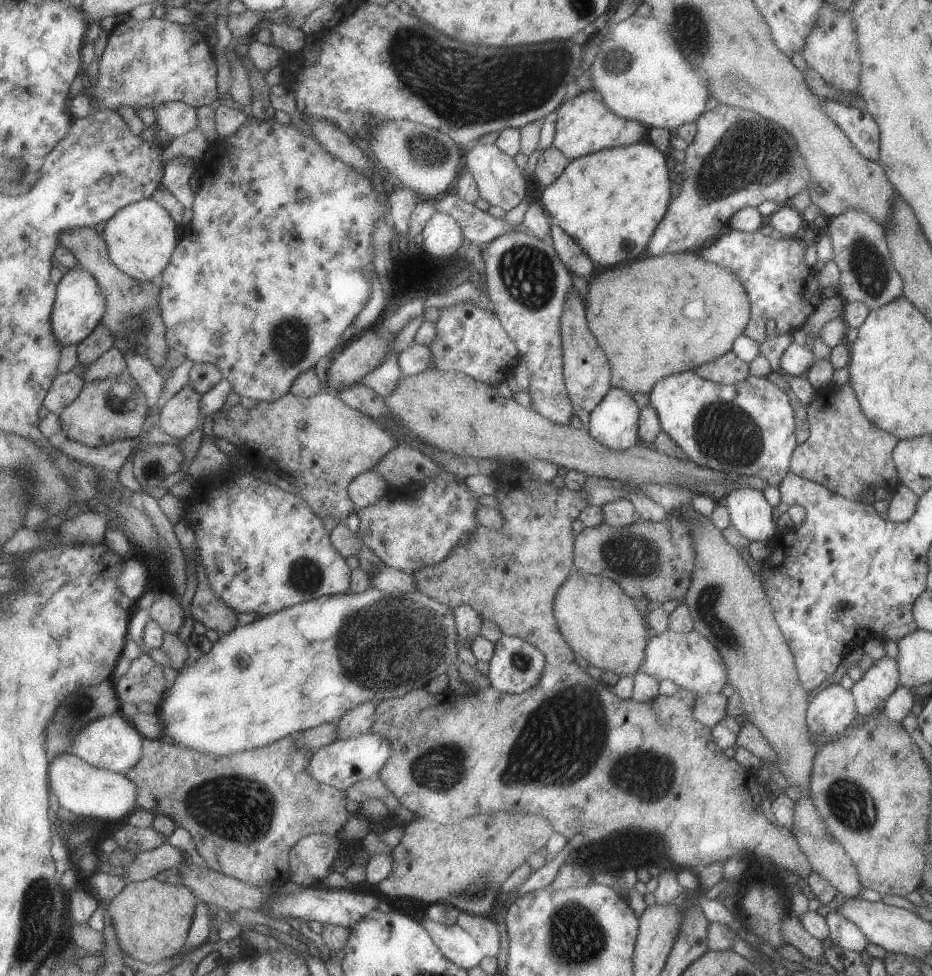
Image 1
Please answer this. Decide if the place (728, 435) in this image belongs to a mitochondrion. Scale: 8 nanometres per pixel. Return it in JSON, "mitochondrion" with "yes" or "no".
{"mitochondrion":"yes"}

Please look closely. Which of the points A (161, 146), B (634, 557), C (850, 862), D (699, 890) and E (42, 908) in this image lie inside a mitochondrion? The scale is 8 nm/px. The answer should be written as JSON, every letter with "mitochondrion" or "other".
{"A":"other","B":"mitochondrion","C":"other","D":"other","E":"mitochondrion"}

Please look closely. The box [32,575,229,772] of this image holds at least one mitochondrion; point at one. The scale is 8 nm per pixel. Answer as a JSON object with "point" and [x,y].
{"point":[73,715]}

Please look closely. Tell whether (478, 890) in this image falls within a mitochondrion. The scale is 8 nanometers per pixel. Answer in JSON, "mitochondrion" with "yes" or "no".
{"mitochondrion":"yes"}

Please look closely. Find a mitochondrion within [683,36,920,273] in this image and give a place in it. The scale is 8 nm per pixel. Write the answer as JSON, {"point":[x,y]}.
{"point":[744,156]}

